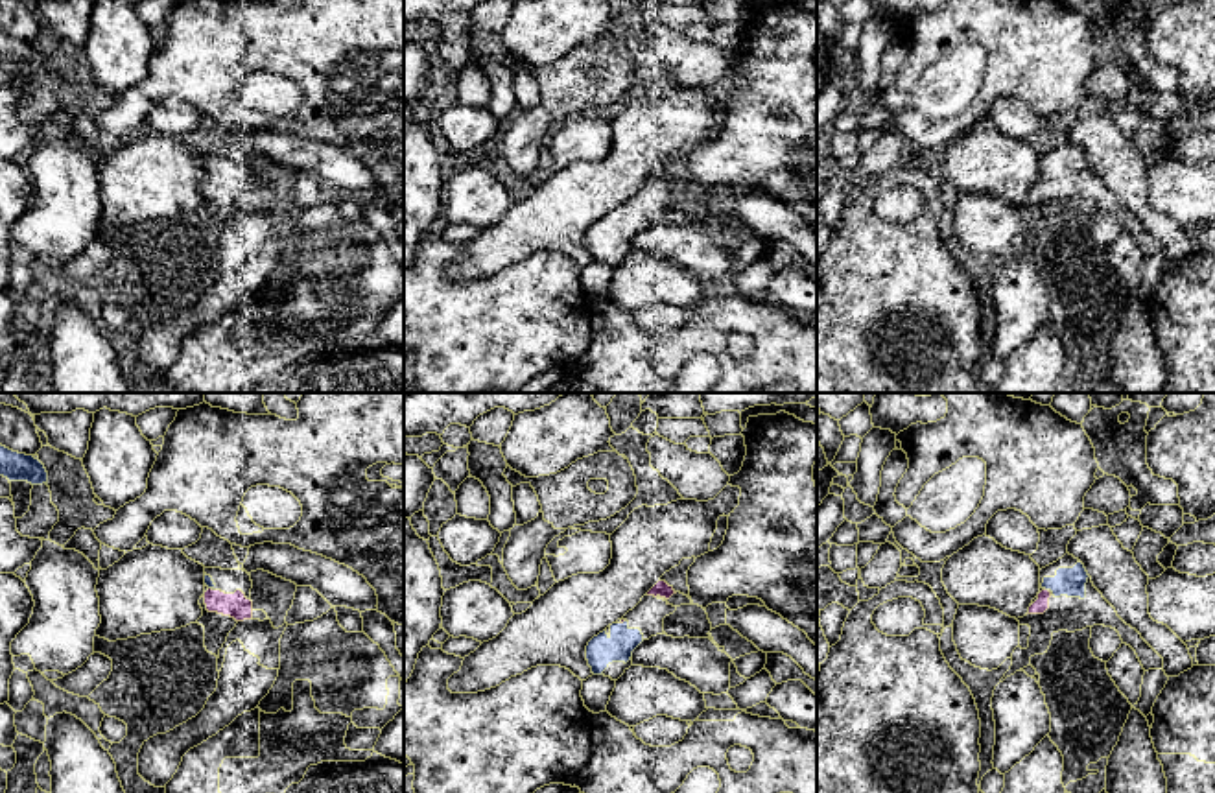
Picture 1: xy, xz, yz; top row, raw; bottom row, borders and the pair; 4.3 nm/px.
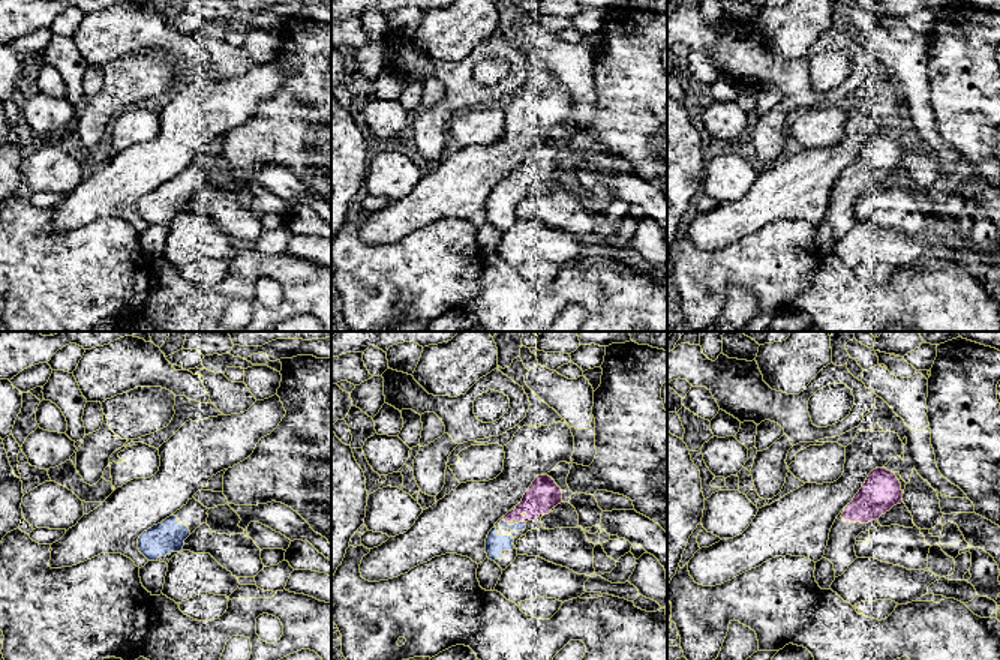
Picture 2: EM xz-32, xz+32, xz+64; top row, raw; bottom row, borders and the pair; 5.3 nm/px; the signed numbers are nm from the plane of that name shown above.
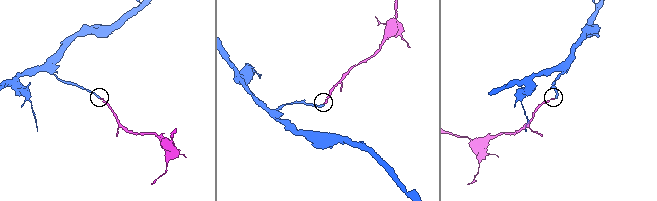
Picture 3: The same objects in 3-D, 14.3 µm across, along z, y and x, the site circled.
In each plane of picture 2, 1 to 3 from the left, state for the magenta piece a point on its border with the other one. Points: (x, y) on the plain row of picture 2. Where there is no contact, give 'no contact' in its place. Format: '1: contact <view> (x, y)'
1: no contact
2: contact xz+32 (522, 185)
3: no contact

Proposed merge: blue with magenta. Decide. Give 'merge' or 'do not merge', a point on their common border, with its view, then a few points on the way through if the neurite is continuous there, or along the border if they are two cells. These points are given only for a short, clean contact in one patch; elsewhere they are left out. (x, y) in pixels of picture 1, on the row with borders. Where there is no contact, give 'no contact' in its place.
merge; contact yz (1046, 589); way yz (1068, 581), (1046, 589), (1040, 605)

